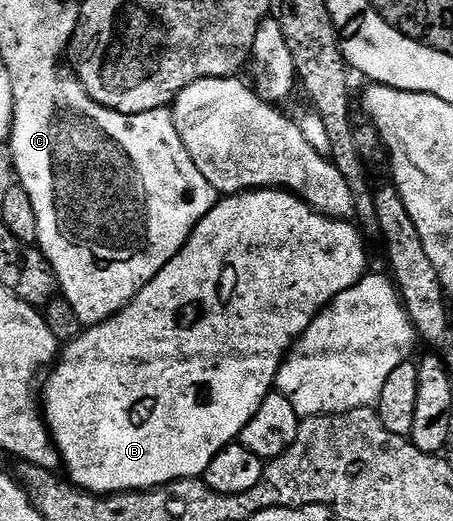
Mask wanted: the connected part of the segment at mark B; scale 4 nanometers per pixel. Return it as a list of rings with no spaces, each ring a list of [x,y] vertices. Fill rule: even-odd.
[[[285,189],[250,190],[221,198],[216,206],[210,209],[210,213],[206,213],[206,217],[202,217],[200,224],[192,230],[192,236],[188,238],[184,248],[128,302],[128,306],[120,310],[117,315],[110,316],[104,323],[84,329],[75,340],[69,342],[61,350],[54,366],[47,372],[42,383],[42,414],[47,430],[52,432],[52,442],[56,444],[56,449],[60,453],[63,470],[68,470],[66,472],[67,478],[84,491],[89,491],[91,495],[123,495],[125,491],[146,491],[162,487],[165,483],[174,483],[177,479],[195,479],[203,476],[210,461],[214,461],[214,457],[222,448],[233,446],[239,440],[240,434],[244,432],[244,426],[250,421],[250,417],[254,417],[254,413],[258,413],[258,409],[267,395],[273,394],[276,375],[284,363],[284,356],[292,350],[292,346],[296,344],[296,340],[300,338],[303,331],[311,328],[314,317],[319,315],[329,303],[332,303],[334,297],[346,293],[346,289],[350,289],[359,279],[364,278],[369,270],[368,255],[364,252],[364,243],[366,244],[365,236],[351,222],[324,216],[323,213],[316,211],[315,208],[300,199],[297,194]]]

